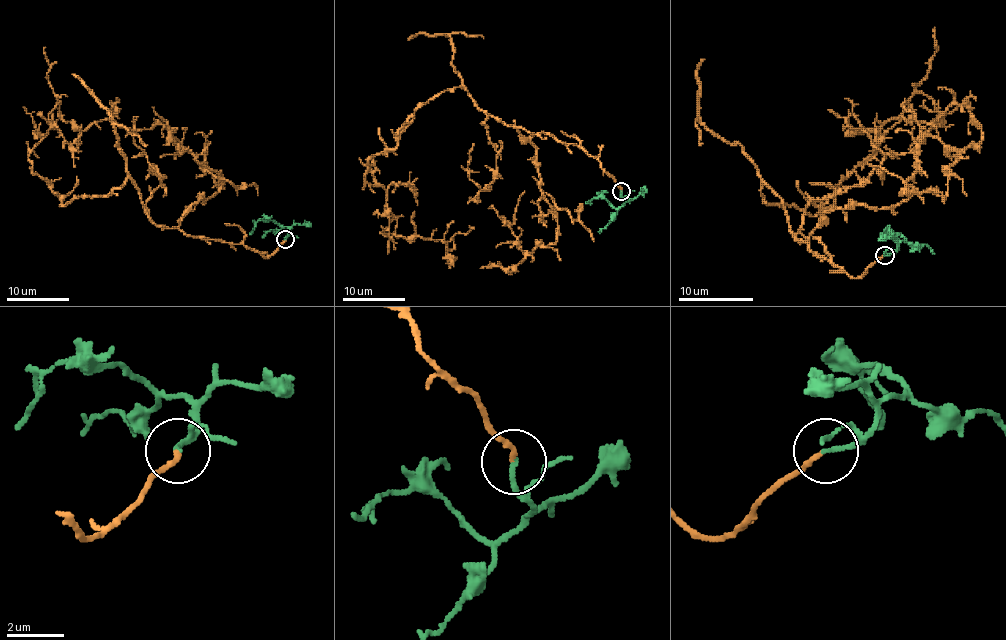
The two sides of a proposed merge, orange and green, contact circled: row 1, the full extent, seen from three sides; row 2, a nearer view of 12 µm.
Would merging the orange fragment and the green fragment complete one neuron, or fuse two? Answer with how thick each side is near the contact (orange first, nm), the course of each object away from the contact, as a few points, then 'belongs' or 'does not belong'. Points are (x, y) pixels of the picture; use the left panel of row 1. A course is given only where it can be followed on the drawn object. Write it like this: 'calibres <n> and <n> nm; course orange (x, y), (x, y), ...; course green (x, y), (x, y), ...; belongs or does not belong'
calibres 140 and 160 nm; course orange (286, 239), (265, 258), (158, 226), (128, 178), (62, 206), (28, 156), (58, 102), (81, 130), (133, 135); course green (286, 239), (289, 230), (264, 220), (259, 220), (250, 234); belongs

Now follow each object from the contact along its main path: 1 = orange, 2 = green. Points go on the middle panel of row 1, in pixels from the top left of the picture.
1: (622, 191), (578, 145), (504, 125), (456, 87), (364, 178), (386, 191), (397, 236), (449, 241), (469, 225)
2: (622, 191), (625, 202), (617, 208), (600, 197), (586, 202)

